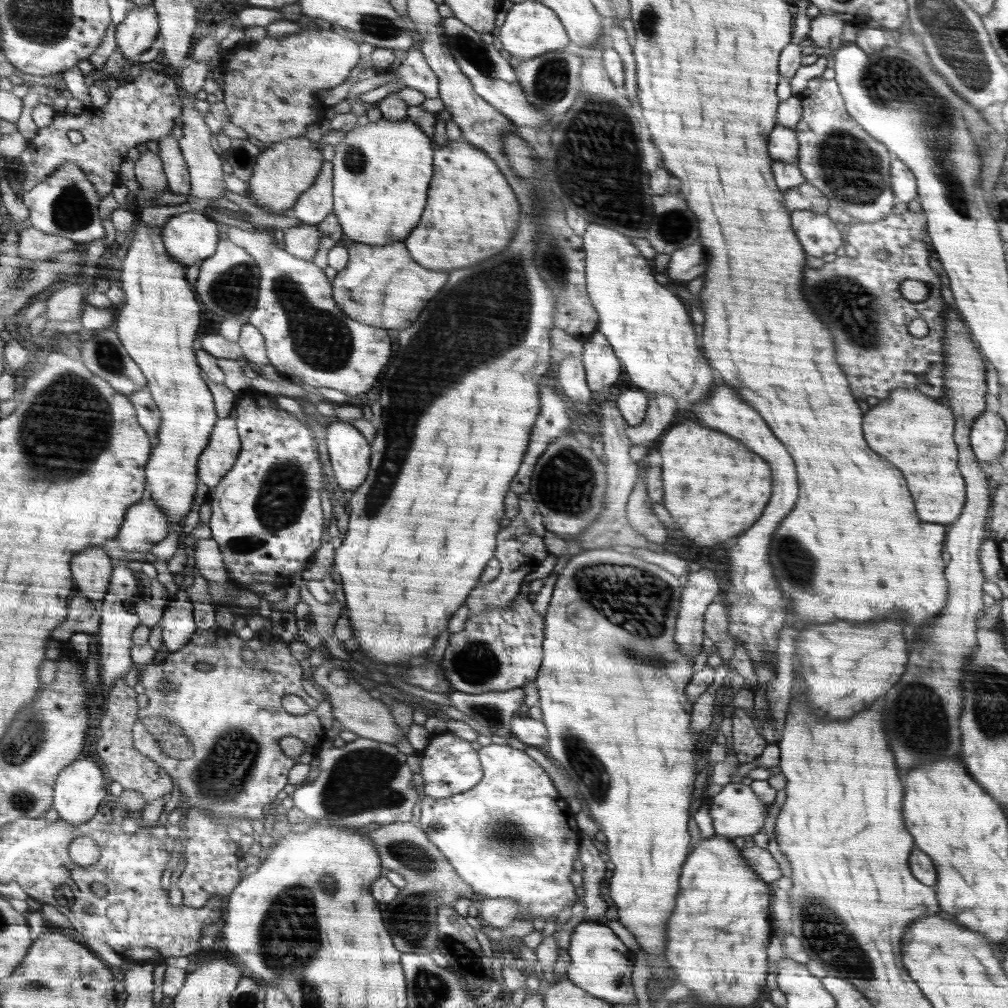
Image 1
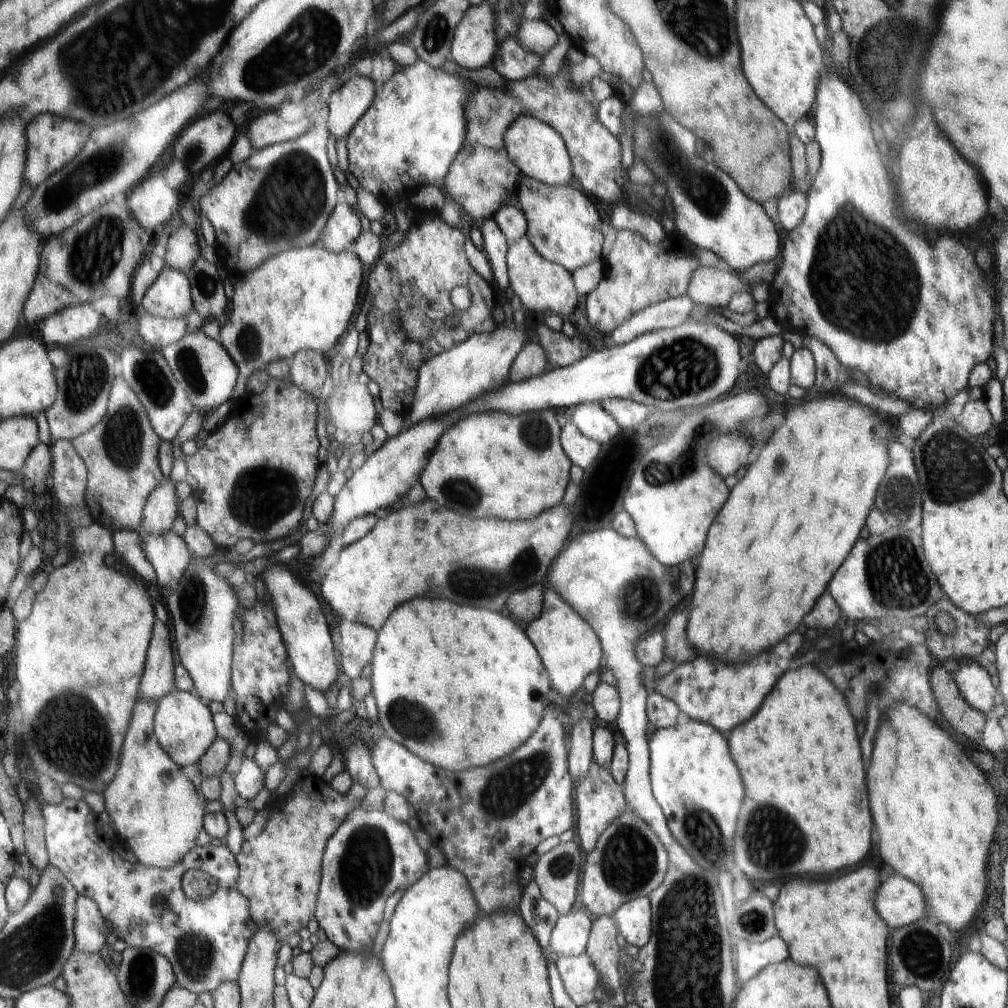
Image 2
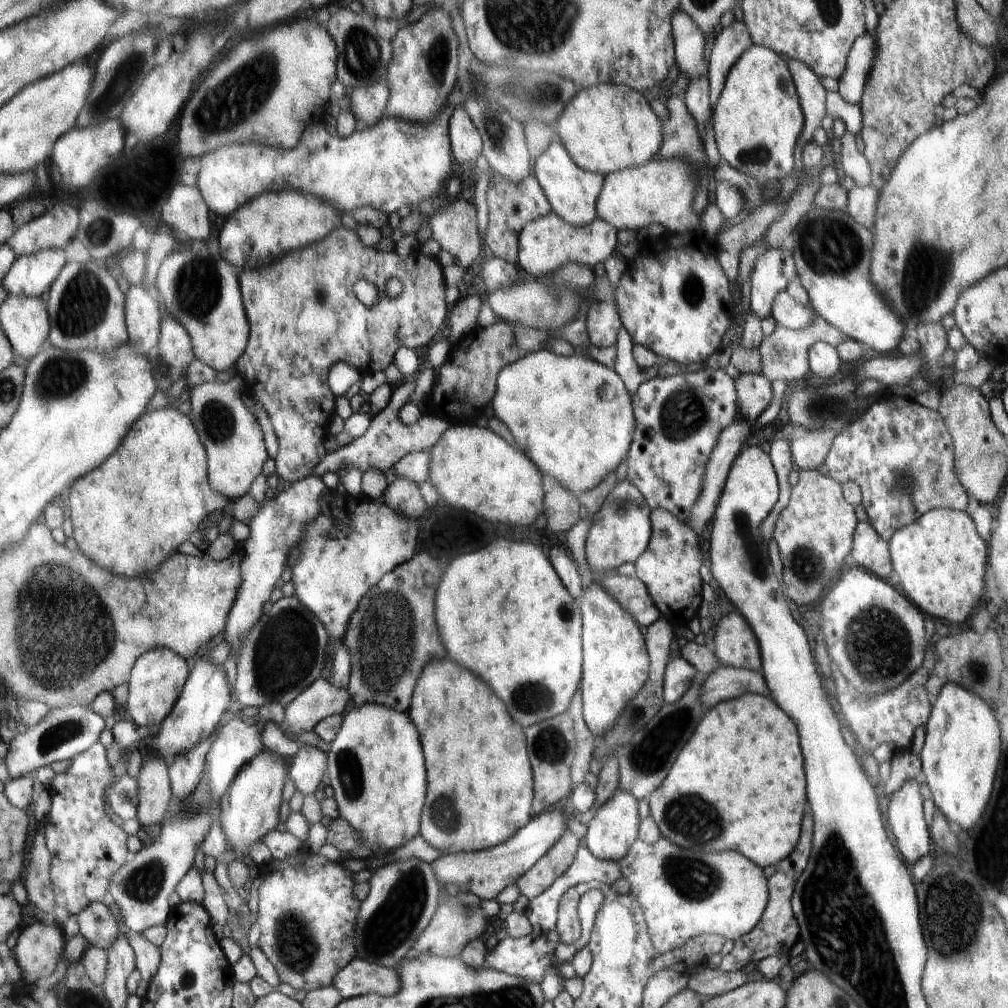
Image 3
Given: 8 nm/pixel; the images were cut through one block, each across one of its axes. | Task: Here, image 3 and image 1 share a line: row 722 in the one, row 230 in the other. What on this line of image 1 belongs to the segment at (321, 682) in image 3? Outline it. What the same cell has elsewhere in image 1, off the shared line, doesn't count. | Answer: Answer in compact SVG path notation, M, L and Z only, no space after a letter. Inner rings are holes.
M302 223L284 230L284 248L294 257L311 260L320 248L318 247L320 236L322 233L318 231L318 226Z

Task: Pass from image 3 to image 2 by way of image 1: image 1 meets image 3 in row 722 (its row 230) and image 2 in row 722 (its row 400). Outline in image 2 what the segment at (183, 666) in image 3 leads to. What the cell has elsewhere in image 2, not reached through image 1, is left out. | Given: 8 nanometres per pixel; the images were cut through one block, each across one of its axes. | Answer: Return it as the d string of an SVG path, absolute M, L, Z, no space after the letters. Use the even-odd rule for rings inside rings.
M178 688L160 700L155 729L163 747L170 756L187 770L198 766L205 754L219 739L215 714L210 710L208 702L198 693Z

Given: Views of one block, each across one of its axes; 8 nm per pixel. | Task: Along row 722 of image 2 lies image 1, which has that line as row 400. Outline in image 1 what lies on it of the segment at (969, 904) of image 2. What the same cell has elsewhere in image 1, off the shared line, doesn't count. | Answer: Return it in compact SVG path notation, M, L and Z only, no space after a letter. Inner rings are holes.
M900 388L894 392L894 396L890 396L890 400L880 400L880 404L866 414L866 440L870 440L870 448L906 472L910 492L914 492L914 500L918 500L918 516L922 516L926 522L948 525L956 523L964 508L964 494L968 490L964 490L964 480L958 470L958 446L954 444L952 432L952 410L938 404L936 400L930 400L930 396L920 391Z

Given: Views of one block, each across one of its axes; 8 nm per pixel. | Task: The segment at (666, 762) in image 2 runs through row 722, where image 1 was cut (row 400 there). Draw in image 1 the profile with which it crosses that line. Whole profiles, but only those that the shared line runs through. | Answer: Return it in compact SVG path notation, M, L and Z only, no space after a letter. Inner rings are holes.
M588 224L583 238L585 256L590 256L590 260L586 260L586 276L590 276L589 296L594 296L593 307L602 312L602 328L598 330L605 336L630 380L642 391L667 394L686 402L686 406L706 400L714 384L712 368L694 344L694 326L684 304L654 280L648 259L640 256L638 248L632 246L630 238L624 233L600 224Z

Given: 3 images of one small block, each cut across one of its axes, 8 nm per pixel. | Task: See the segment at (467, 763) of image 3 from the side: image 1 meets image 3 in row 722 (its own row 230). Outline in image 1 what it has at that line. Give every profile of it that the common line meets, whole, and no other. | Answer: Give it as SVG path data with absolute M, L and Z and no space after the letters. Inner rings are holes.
M448 139L447 144L441 146L433 155L436 171L433 174L434 184L430 184L428 188L426 210L422 214L418 228L404 240L404 244L410 244L410 252L414 252L414 260L418 260L418 264L426 264L426 268L450 272L492 258L502 250L506 250L518 228L520 204L516 200L516 194L508 186L506 178L502 176L502 172L492 160L493 157L490 157L484 149L463 140Z

